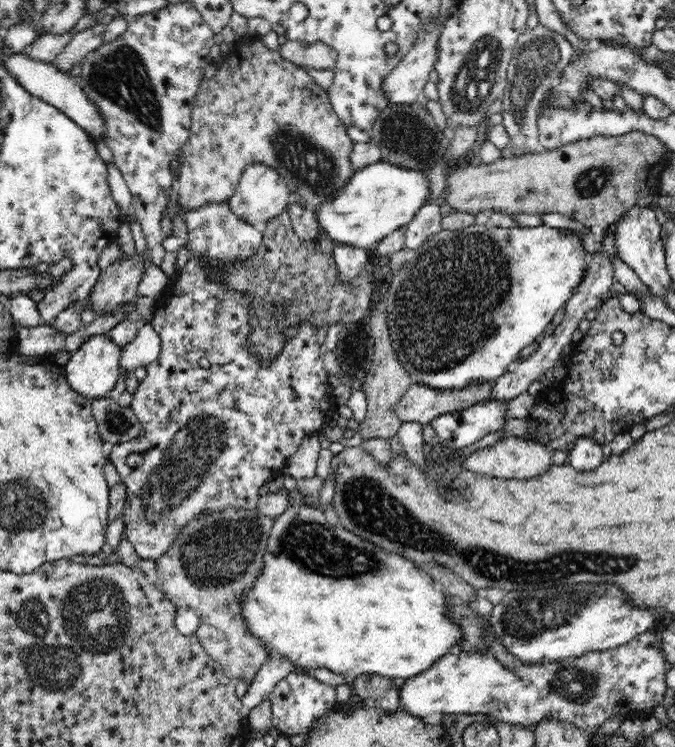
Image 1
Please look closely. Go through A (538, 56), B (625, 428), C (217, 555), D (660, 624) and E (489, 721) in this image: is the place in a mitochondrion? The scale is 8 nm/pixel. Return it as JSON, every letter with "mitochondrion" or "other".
{"A":"mitochondrion","B":"other","C":"mitochondrion","D":"other","E":"other"}

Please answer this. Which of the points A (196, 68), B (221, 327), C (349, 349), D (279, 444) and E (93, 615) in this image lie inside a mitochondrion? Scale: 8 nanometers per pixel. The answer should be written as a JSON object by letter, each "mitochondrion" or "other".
{"A":"other","B":"mitochondrion","C":"other","D":"other","E":"mitochondrion"}

